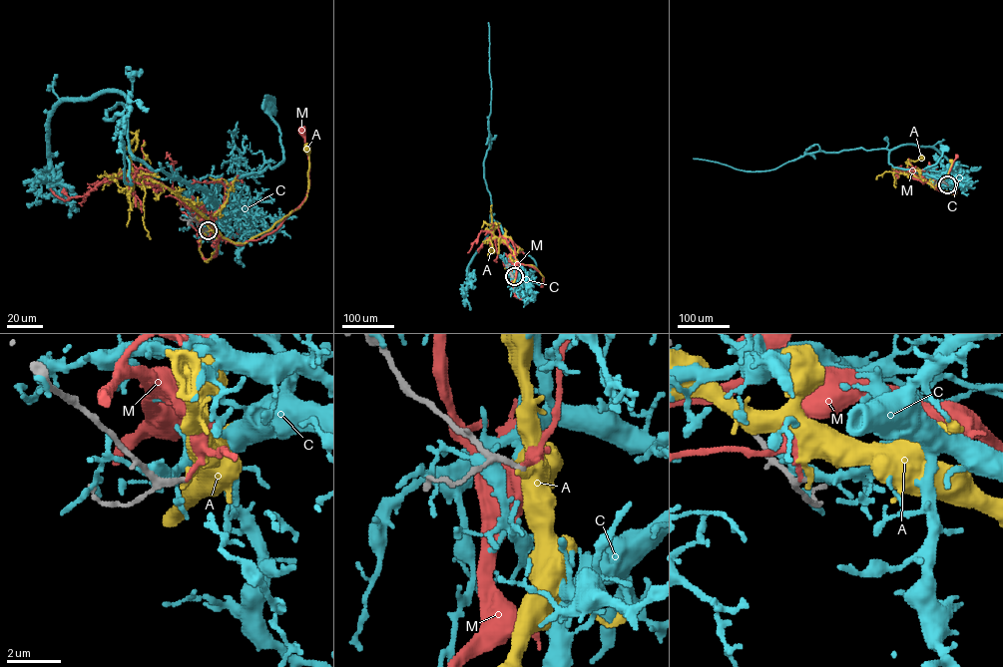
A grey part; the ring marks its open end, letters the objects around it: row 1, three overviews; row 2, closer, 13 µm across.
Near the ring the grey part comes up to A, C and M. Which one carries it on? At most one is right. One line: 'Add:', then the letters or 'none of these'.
Add: none of these

